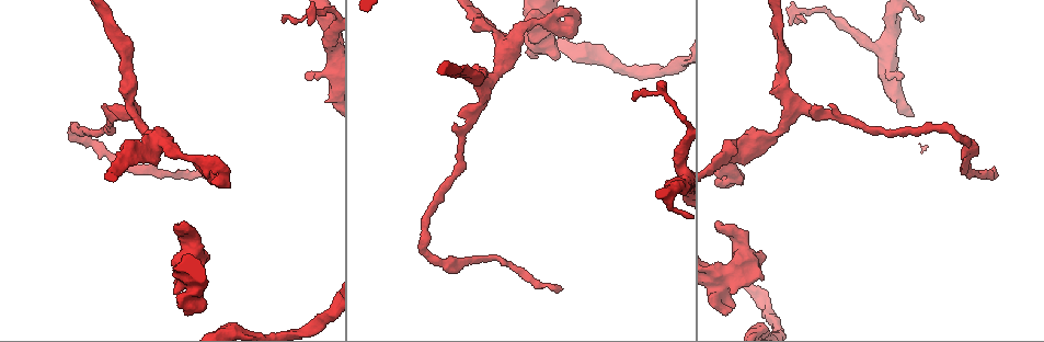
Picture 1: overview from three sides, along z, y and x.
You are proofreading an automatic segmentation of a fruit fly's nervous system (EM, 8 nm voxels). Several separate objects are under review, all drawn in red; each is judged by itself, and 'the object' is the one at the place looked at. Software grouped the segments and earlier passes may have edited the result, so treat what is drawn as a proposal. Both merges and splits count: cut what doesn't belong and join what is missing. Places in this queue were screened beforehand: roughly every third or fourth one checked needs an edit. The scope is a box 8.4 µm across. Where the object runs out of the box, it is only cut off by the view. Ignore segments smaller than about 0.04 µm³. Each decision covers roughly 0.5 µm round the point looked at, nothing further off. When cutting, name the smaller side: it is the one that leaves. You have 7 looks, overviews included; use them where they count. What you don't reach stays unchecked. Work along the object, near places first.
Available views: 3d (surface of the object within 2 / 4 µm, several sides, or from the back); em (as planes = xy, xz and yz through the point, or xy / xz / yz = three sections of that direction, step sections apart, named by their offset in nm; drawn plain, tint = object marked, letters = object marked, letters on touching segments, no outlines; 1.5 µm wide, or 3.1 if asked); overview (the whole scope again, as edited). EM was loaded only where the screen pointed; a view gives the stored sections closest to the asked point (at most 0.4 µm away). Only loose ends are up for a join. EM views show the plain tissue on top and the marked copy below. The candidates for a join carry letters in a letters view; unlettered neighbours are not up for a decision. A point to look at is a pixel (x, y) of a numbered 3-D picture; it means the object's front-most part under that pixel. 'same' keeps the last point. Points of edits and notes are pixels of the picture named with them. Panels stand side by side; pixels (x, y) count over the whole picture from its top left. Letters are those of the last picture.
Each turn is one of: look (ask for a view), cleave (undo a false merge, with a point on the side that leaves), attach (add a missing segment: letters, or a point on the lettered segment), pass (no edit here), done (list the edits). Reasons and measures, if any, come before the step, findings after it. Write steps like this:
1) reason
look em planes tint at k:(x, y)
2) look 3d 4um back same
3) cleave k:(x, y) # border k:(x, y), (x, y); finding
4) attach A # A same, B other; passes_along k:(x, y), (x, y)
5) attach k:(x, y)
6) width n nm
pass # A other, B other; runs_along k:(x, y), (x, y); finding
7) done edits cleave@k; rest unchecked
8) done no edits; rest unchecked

look em planes tint at 1:(227, 167)

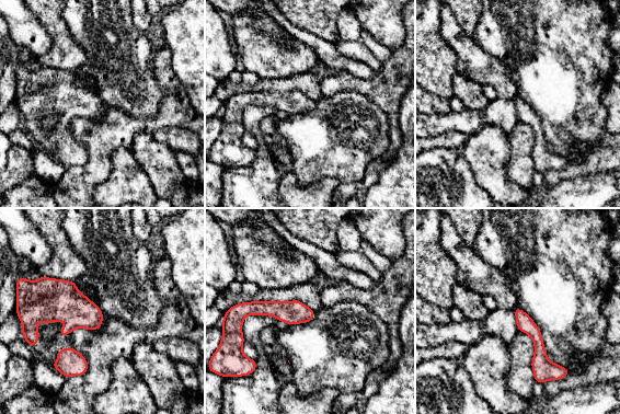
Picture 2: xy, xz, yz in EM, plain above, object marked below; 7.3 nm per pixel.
see the neighbours
look em planes letters same

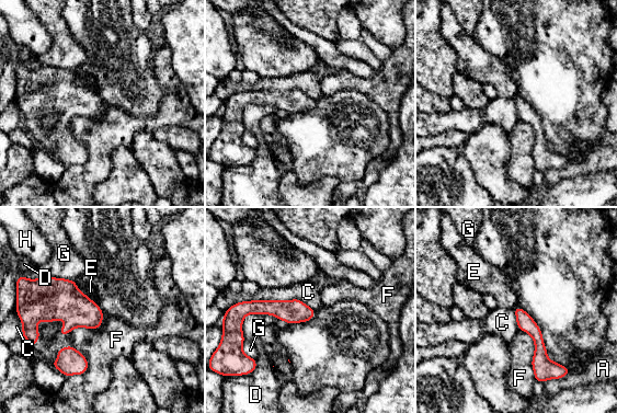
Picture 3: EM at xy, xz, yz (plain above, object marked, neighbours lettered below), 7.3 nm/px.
width 120 nm
pass # A other, C other, D other, E other, F other, G other, H other; runs_along 3:(517, 310), (537, 335), (537, 376); no lettered segment goes on from it

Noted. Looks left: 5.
thick end
look 3d 2um at 1:(730, 309)

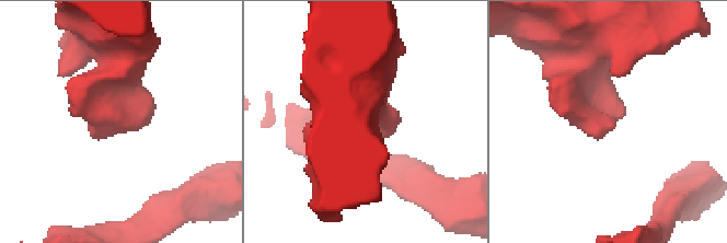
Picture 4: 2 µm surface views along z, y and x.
shape alone is not enough
look em xy step 8 tint at 4:(113, 126)

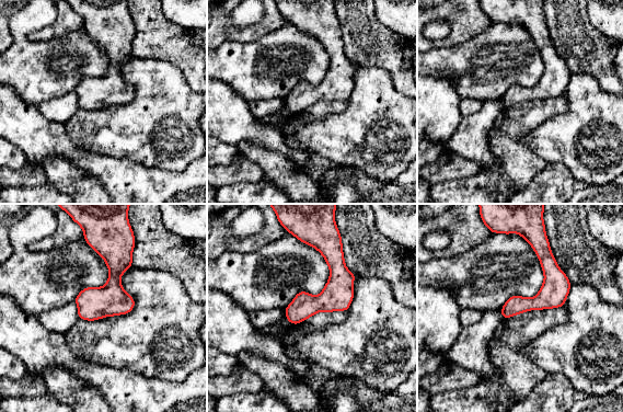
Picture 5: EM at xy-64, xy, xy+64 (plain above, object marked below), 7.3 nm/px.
what lies round it
look em xy step 8 letters same

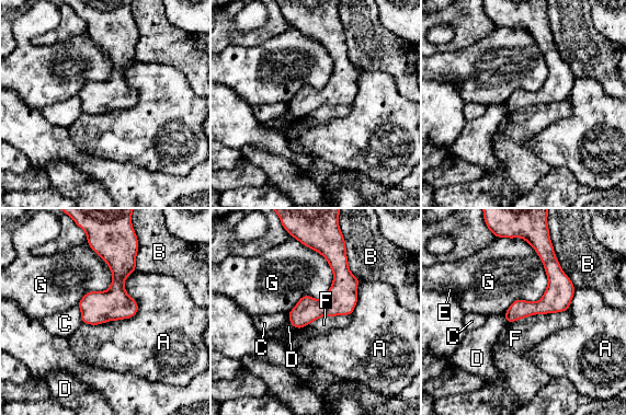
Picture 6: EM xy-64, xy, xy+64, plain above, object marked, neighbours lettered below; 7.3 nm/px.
longest_contact A 550 nm
pass # A other, B other, C other, D other, E other, F other, G other; border 6:(567, 310), (534, 313), (507, 323); none of them fits

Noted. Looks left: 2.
done no edits; rest unchecked

